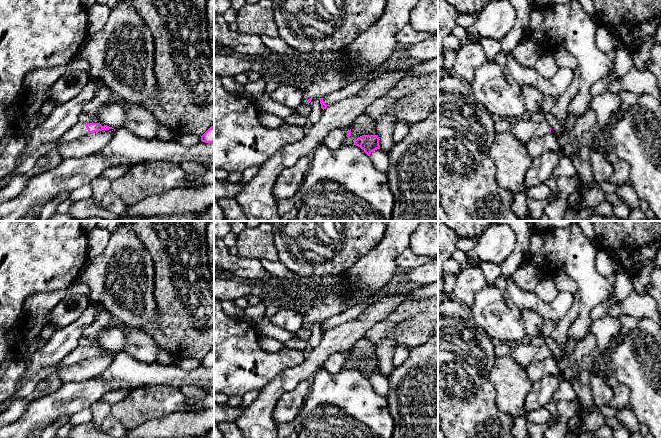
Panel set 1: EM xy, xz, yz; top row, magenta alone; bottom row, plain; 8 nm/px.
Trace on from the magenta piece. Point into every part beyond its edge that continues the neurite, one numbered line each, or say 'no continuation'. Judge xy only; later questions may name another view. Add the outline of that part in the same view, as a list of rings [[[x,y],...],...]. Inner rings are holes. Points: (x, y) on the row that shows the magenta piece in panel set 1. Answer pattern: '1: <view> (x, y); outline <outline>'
1: xy (53, 158); outline [[[79,120],[75,126],[70,128],[59,140],[57,146],[54,150],[48,152],[45,155],[47,160],[46,170],[51,169],[57,166],[64,158],[60,154],[59,148],[61,145],[68,144],[74,140],[77,140],[85,136],[88,132],[88,129],[85,126],[85,122]]]

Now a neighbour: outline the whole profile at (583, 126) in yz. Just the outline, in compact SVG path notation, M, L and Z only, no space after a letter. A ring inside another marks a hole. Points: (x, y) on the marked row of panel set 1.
M591 108L573 119L574 138L571 139L570 148L579 148L579 140L583 137L589 137L596 127L597 114Z

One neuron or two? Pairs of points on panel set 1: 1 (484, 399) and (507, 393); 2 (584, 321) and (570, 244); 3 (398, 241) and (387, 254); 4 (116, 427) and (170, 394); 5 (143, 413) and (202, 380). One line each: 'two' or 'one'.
1: two
2: one
3: one
4: two
5: two

